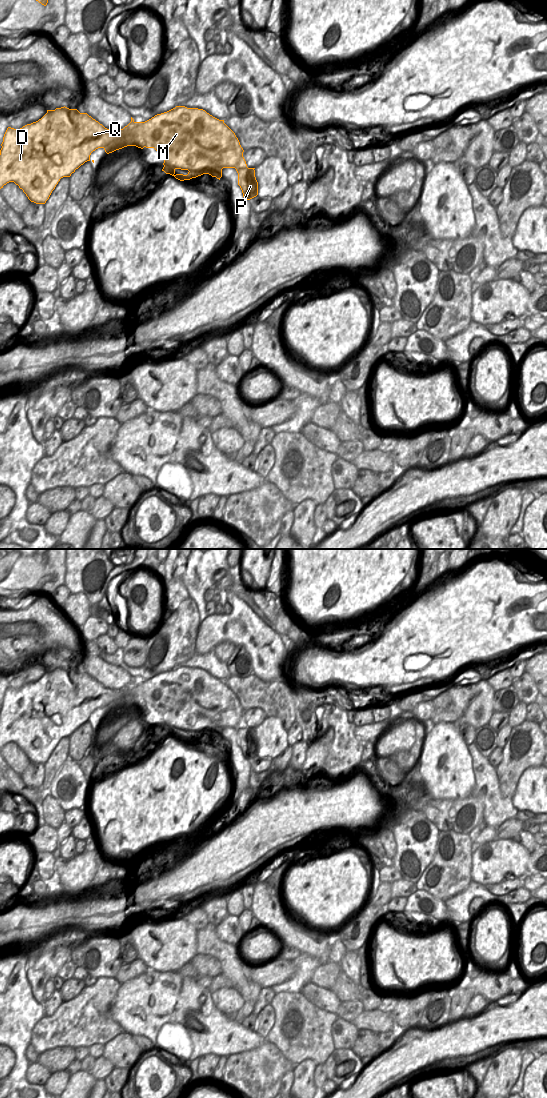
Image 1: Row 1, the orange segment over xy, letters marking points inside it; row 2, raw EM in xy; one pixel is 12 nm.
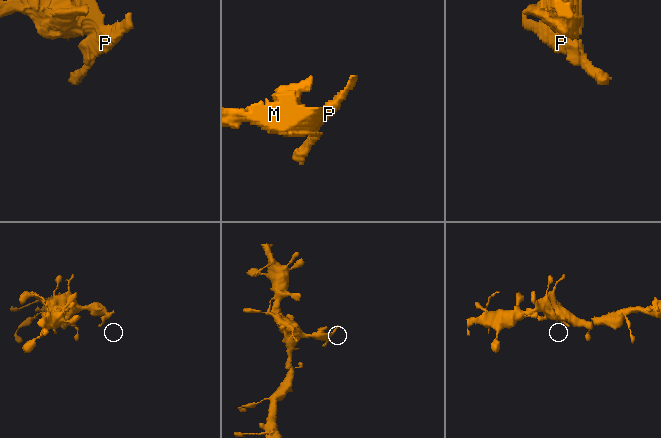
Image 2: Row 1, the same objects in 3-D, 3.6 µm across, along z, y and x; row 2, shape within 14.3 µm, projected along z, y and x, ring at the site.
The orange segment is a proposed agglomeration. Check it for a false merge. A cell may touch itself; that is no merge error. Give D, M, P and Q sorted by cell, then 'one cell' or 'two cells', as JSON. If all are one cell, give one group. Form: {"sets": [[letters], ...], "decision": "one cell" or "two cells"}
{"sets": [["D", "M", "Q"], ["P"]], "decision": "two cells"}

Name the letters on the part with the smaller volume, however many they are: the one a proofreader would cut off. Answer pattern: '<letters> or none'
P.

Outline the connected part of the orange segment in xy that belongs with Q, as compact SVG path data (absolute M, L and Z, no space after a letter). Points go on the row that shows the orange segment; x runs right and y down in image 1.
M64 106L61 108L56 108L55 110L47 110L47 113L41 119L31 124L27 124L20 129L8 127L4 134L1 146L2 148L0 150L0 189L3 188L3 186L6 185L7 183L14 182L16 185L19 186L20 189L23 190L28 199L36 204L45 204L46 201L49 199L52 191L55 189L56 185L60 181L60 179L63 177L70 177L71 174L74 173L76 169L78 169L85 162L90 161L91 153L98 148L103 148L107 154L127 146L136 146L141 149L143 149L144 147L154 148L157 152L159 152L162 155L164 159L163 163L164 167L162 171L164 171L166 174L174 176L176 179L180 181L190 180L203 174L209 174L212 177L216 177L217 179L220 180L220 178L222 177L223 168L235 168L235 169L247 168L246 161L243 157L244 150L241 147L240 142L236 137L235 133L224 123L224 120L219 120L213 117L203 109L187 108L185 106L176 106L175 108L167 112L155 115L154 117L145 122L135 122L134 119L131 117L131 122L123 129L119 130L107 129L98 121L89 116L87 113L80 113L77 109L69 109Z

